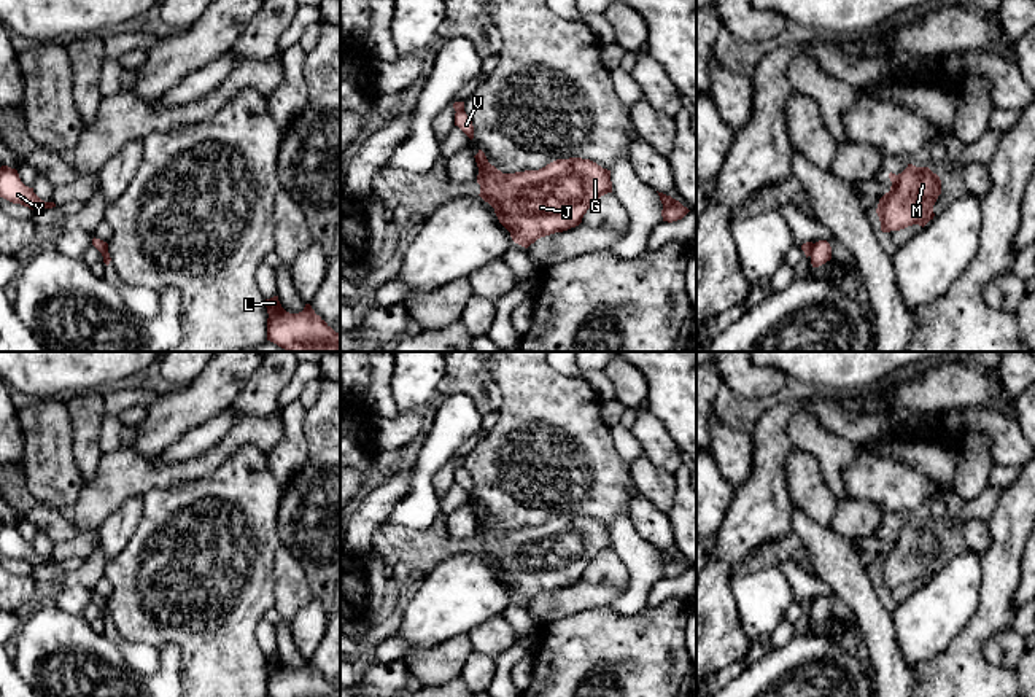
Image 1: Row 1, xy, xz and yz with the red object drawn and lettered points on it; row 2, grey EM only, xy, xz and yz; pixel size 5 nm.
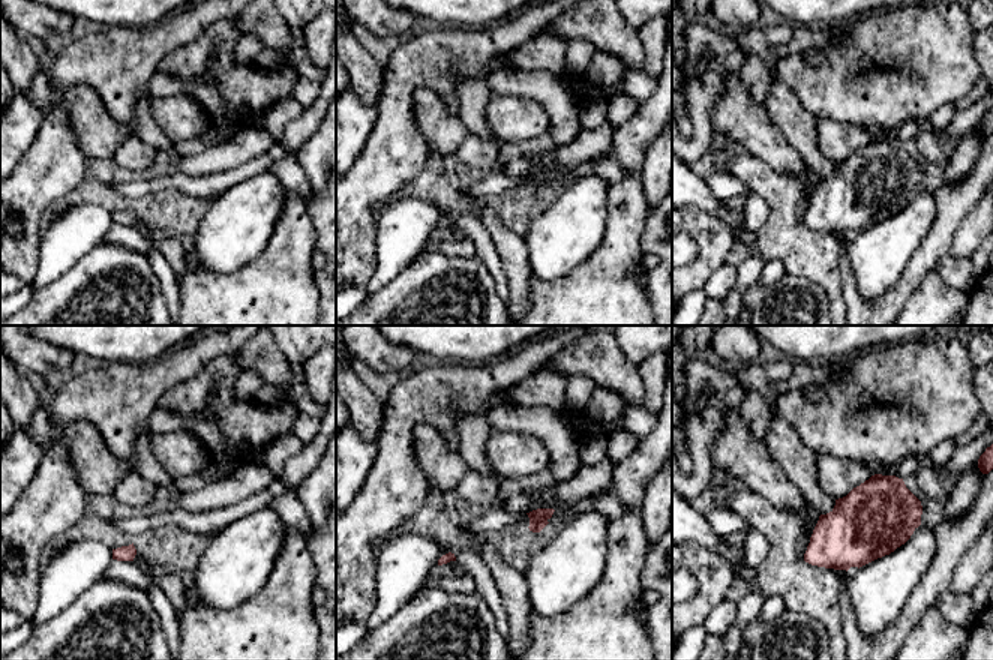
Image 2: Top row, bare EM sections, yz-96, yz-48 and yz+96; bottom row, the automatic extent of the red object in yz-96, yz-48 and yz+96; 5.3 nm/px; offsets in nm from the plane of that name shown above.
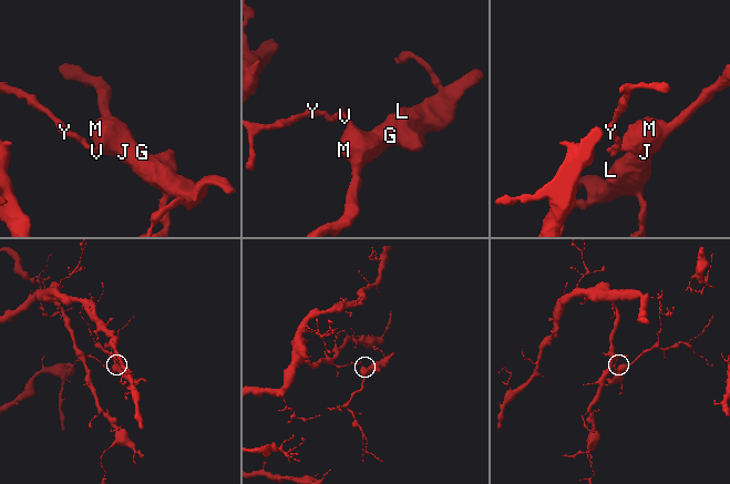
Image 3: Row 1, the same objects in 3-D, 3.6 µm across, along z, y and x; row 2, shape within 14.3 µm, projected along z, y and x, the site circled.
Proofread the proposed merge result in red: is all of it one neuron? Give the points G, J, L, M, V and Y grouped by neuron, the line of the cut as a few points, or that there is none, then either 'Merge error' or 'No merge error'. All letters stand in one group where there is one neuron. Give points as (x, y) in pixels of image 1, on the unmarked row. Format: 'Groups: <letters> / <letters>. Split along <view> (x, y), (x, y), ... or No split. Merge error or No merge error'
Groups: G J L M V / Y. Split along yz (814, 600), (808, 611). Merge error

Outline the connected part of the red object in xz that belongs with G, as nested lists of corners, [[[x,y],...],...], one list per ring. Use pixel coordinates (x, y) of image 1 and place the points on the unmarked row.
[[[482,506],[474,514],[479,524],[479,552],[494,565],[512,597],[525,605],[541,594],[579,582],[587,567],[601,552],[612,549],[611,527],[590,516],[556,516],[539,527],[502,530]]]

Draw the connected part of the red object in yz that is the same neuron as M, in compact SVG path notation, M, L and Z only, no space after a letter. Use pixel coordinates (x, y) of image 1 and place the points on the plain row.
M908 524L895 532L889 530L890 547L878 560L876 570L881 587L900 587L913 581L925 582L933 576L933 562L941 551L941 536L928 524Z

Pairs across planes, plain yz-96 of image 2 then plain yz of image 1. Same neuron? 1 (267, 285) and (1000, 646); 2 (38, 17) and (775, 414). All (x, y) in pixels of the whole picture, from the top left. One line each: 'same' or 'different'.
1: different
2: different

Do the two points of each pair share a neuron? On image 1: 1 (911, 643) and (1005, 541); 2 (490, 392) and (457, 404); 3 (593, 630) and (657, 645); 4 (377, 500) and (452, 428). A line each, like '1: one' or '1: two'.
1: two
2: two
3: one
4: two

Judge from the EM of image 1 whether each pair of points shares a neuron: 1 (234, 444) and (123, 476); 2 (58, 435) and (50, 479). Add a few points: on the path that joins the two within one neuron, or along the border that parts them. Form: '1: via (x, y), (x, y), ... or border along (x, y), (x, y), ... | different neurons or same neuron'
1: via (207, 462), (189, 470), (150, 473) | same neuron
2: via (50, 446), (50, 468) | same neuron

